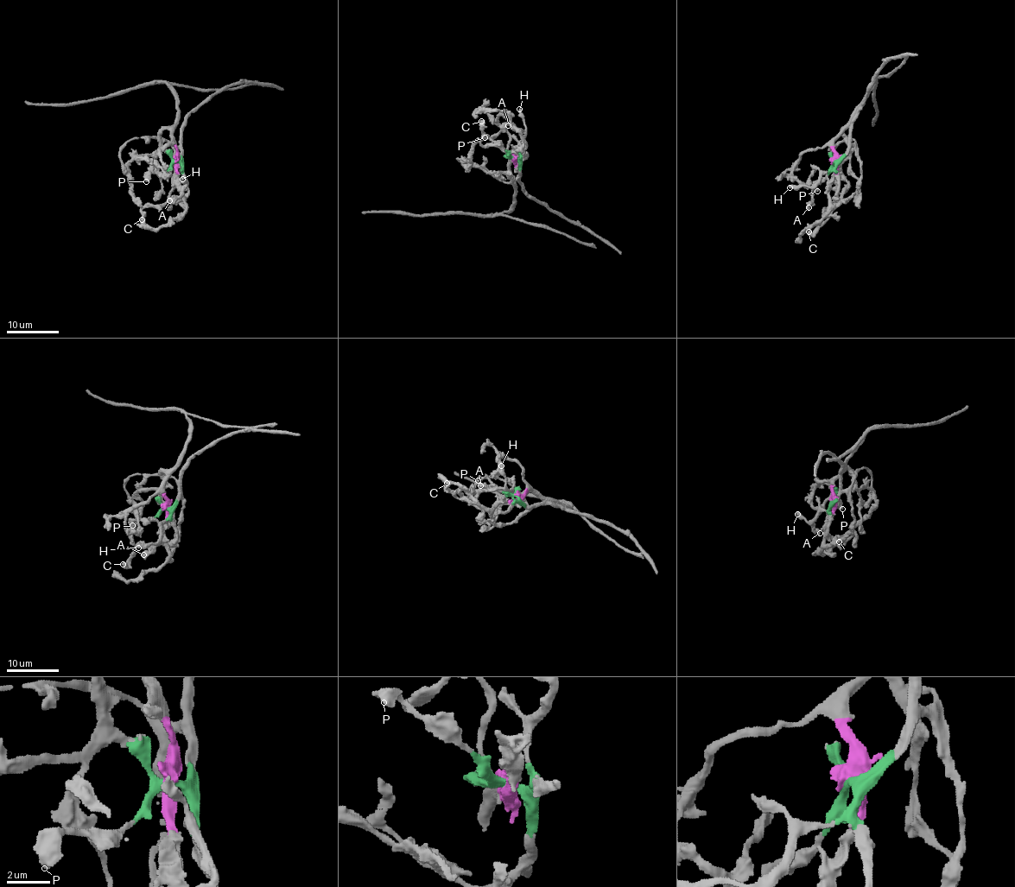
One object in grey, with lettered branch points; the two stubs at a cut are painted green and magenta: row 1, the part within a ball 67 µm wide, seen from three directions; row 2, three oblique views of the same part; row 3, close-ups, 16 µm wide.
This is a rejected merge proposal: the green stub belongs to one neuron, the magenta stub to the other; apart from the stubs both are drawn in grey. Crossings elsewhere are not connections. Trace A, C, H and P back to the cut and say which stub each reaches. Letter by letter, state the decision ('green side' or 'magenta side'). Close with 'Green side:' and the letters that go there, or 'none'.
A: green side
C: green side
H: green side
P: green side
Green side: A, C, H, P

